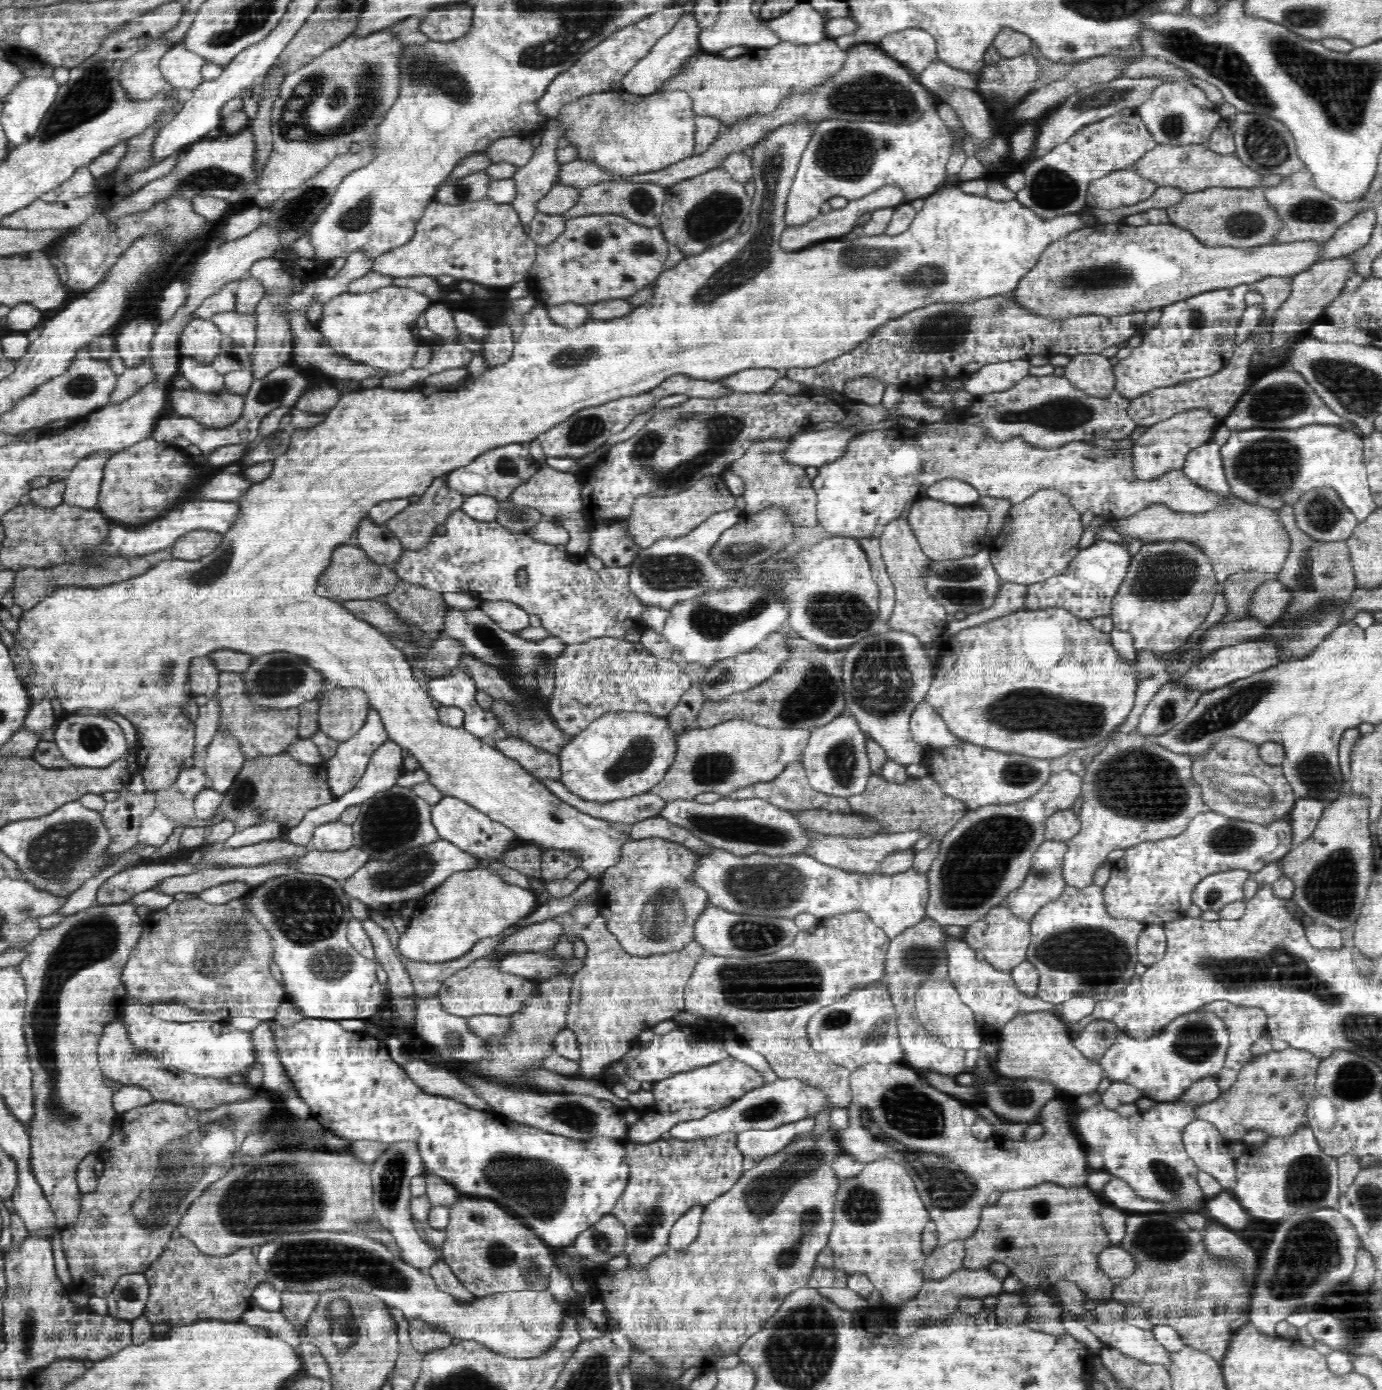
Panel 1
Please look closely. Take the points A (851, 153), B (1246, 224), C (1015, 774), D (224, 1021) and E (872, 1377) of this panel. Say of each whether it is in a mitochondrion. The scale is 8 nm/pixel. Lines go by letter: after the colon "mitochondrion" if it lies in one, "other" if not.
A: mitochondrion
B: mitochondrion
C: mitochondrion
D: other
E: other

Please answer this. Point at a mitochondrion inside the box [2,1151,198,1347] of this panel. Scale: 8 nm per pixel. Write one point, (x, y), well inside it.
(131, 1292)

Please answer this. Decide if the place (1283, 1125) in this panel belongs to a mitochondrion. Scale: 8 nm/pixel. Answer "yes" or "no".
no

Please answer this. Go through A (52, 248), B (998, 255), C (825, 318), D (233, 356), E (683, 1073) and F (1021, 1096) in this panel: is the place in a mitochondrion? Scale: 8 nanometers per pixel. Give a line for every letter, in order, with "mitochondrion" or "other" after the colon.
A: other
B: other
C: other
D: other
E: other
F: mitochondrion

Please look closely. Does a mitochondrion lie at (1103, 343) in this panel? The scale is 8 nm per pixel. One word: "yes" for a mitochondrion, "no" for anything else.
no

